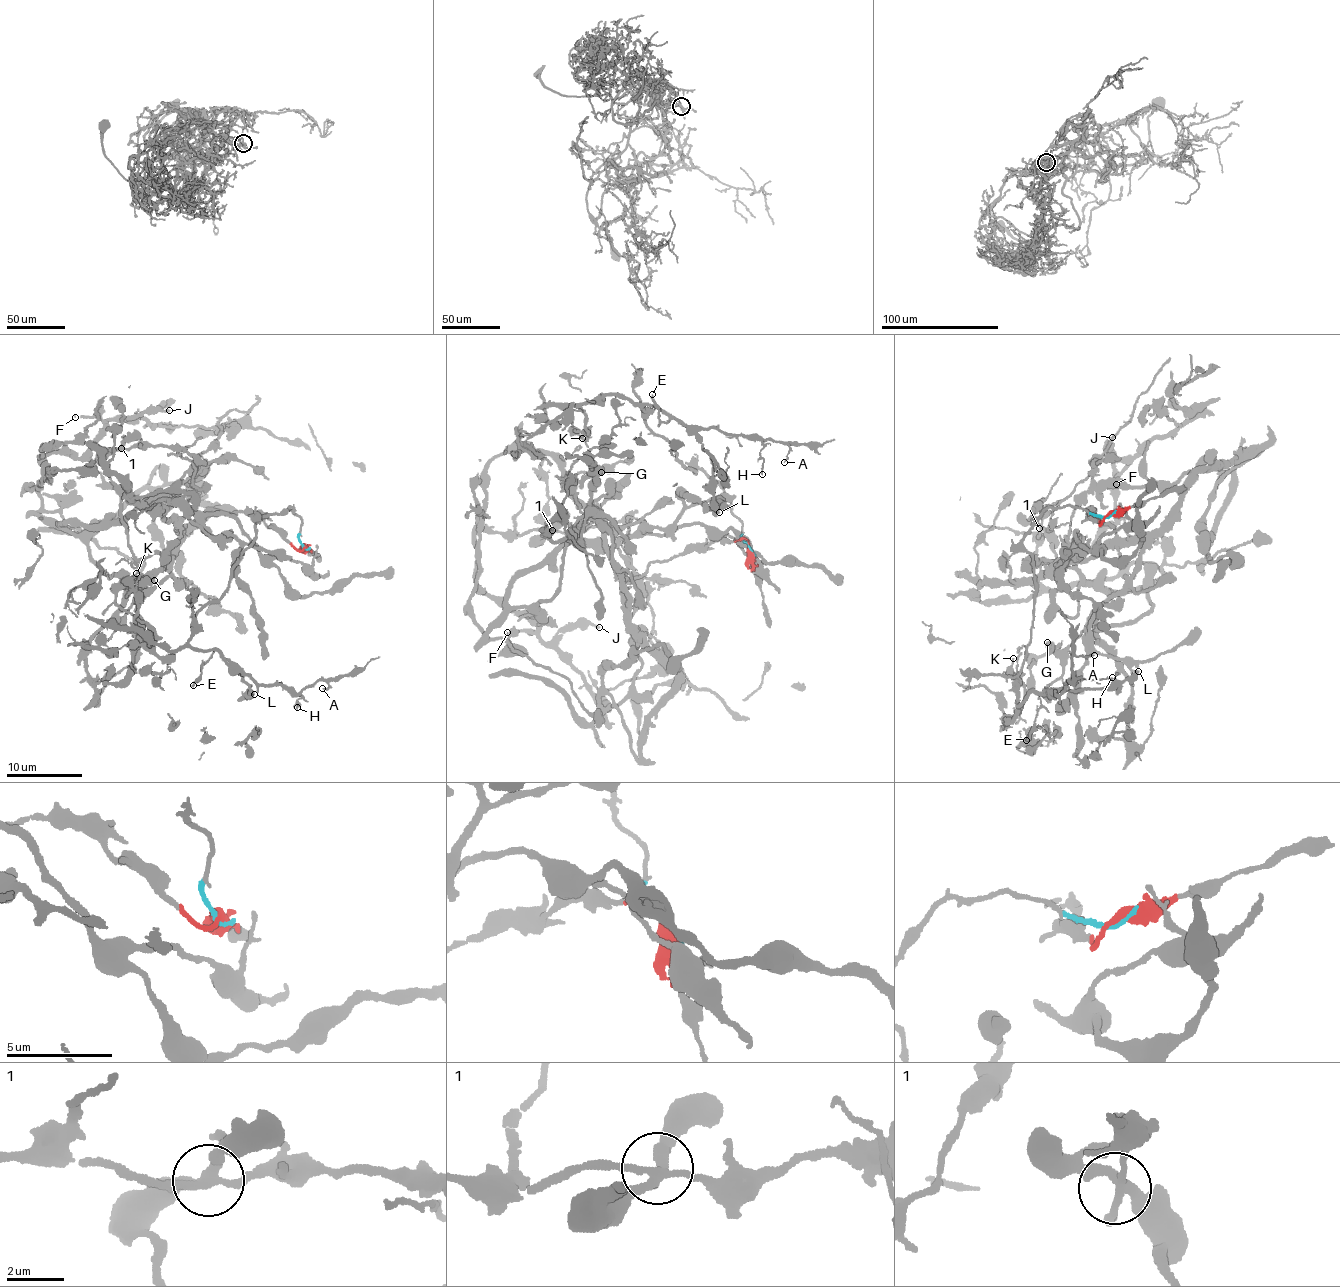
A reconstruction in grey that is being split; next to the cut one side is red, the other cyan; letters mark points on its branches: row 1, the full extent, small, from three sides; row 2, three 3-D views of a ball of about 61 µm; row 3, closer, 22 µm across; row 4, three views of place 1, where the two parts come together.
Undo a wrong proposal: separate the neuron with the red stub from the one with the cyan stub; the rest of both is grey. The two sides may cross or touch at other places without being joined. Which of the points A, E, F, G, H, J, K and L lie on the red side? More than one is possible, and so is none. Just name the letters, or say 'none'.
F, G, J

